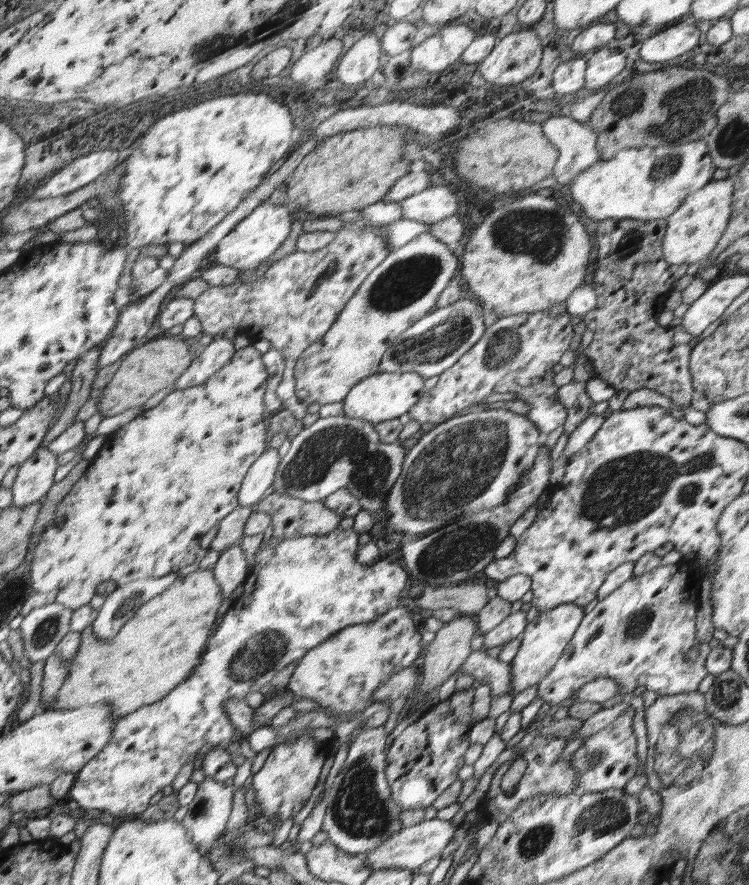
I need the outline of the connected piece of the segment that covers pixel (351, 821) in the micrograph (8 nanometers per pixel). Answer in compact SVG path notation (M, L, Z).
M384 726L360 730L349 747L346 761L334 778L322 830L328 832L329 840L346 853L374 851L404 827L400 821L402 809L392 800L391 789L385 778L388 736Z

